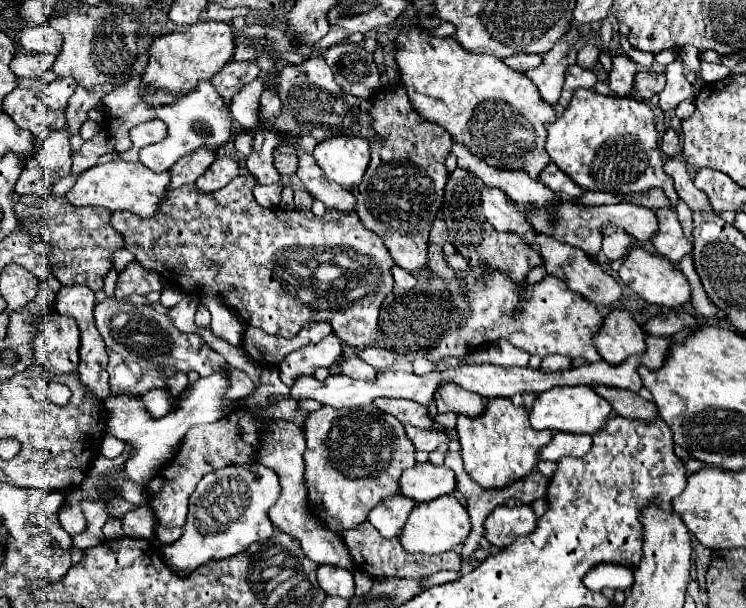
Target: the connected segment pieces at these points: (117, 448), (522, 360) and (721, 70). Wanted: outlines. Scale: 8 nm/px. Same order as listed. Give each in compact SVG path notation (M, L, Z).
M108 434L102 438L102 444L100 444L100 454L102 456L112 460L112 458L118 458L122 454L122 450L124 450L124 442L122 440L118 440L114 436L108 436Z
M498 340L496 344L485 345L468 356L472 364L502 364L502 366L528 366L530 354L512 348L508 340Z
M700 62L700 78L702 78L706 84L718 82L718 80L726 78L728 74L730 74L730 70L728 70L726 66L712 64L712 62Z

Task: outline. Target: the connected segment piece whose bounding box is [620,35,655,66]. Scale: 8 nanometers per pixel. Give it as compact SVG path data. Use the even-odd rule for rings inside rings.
M620 36L620 44L622 44L622 48L626 55L636 62L636 64L643 66L651 66L653 64L655 60L654 55L632 48L625 36Z

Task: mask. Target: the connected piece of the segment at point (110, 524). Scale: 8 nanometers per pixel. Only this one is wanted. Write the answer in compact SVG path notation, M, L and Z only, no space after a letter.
M108 518L106 524L102 526L102 532L104 532L104 538L108 538L108 540L112 540L112 538L122 538L122 536L124 536L118 518Z

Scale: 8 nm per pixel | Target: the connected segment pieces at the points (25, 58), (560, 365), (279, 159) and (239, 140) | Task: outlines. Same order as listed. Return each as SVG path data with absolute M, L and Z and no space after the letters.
M16 54L10 68L16 76L34 78L52 68L54 56L52 54Z
M546 356L542 360L540 370L542 372L560 372L560 370L568 370L572 364L572 360L568 360L566 356Z
M274 152L274 166L278 168L278 172L280 172L280 174L288 176L288 174L294 174L294 172L296 172L298 160L296 160L296 156L292 156L292 154Z
M242 130L242 132L236 134L236 138L234 138L234 146L236 146L238 152L242 152L244 156L248 156L248 152L252 150L252 148L250 148L250 146L252 146L252 136L248 136L248 132Z

